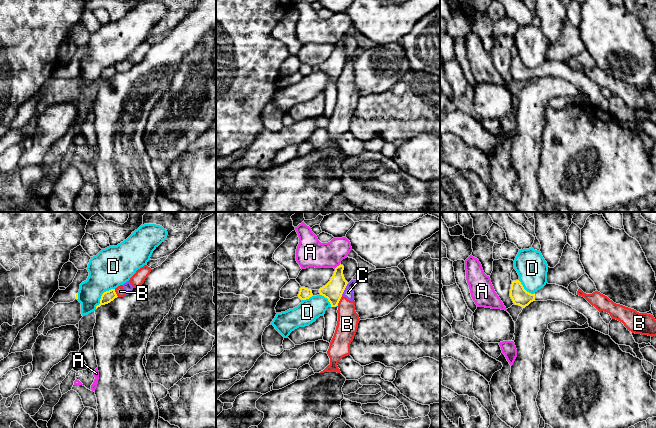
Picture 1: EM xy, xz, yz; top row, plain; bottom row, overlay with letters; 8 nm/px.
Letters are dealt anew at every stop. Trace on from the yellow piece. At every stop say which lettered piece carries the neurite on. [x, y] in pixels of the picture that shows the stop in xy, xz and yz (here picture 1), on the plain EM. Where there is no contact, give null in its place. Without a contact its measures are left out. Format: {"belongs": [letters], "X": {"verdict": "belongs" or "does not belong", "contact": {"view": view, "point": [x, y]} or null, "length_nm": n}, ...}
{"belongs": [], "A": {"verdict": "does not belong", "contact": {"view": "xz", "point": [337, 42]}, "length_nm": 70}, "B": {"verdict": "does not belong", "contact": {"view": "xz", "point": [339, 76]}, "length_nm": 100}, "C": {"verdict": "does not belong", "contact": {"view": "xz", "point": [344, 65]}, "length_nm": 120}, "D": {"verdict": "does not belong", "contact": {"view": "xy", "point": [102, 71]}, "length_nm": 220}}

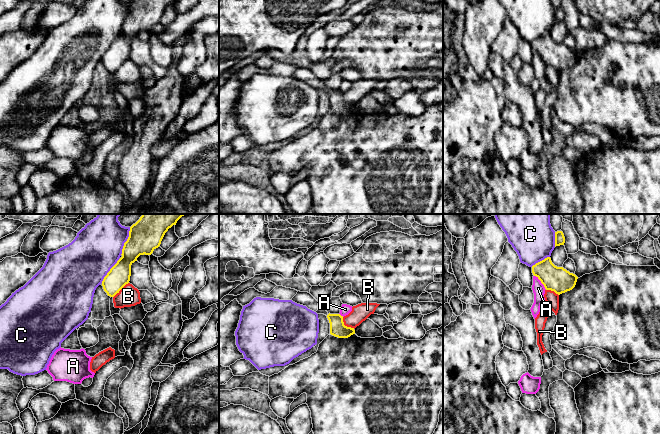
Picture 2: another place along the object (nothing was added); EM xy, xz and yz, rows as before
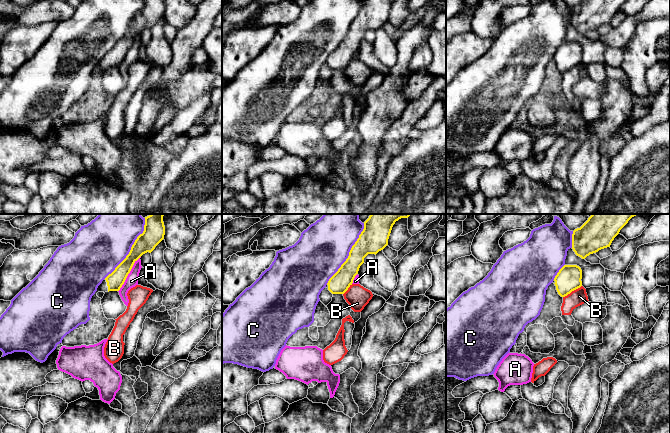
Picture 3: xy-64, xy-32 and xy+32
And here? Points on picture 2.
{"belongs": [], "A": {"verdict": "does not belong", "contact": {"view": "yz", "point": [541, 58]}, "length_nm": 160}, "B": {"verdict": "does not belong", "contact": {"view": "xz", "point": [346, 102]}, "length_nm": 140}, "C": {"verdict": "does not belong", "contact": {"view": "xy", "point": [126, 17]}, "length_nm": 240}}

